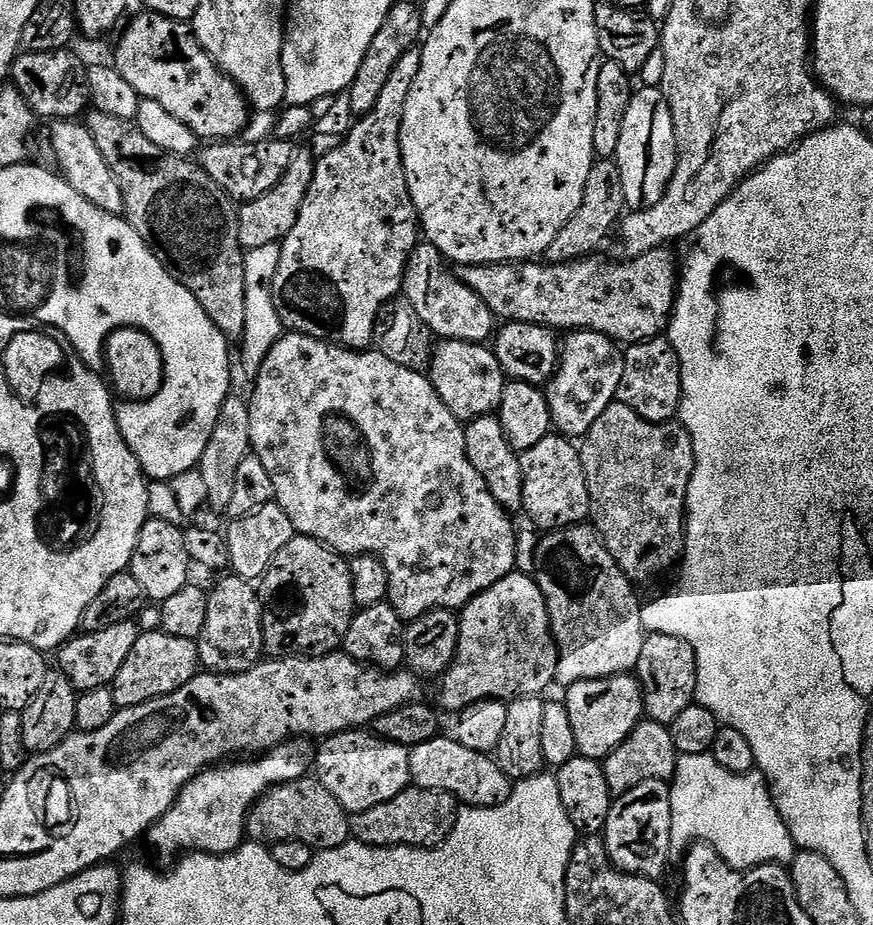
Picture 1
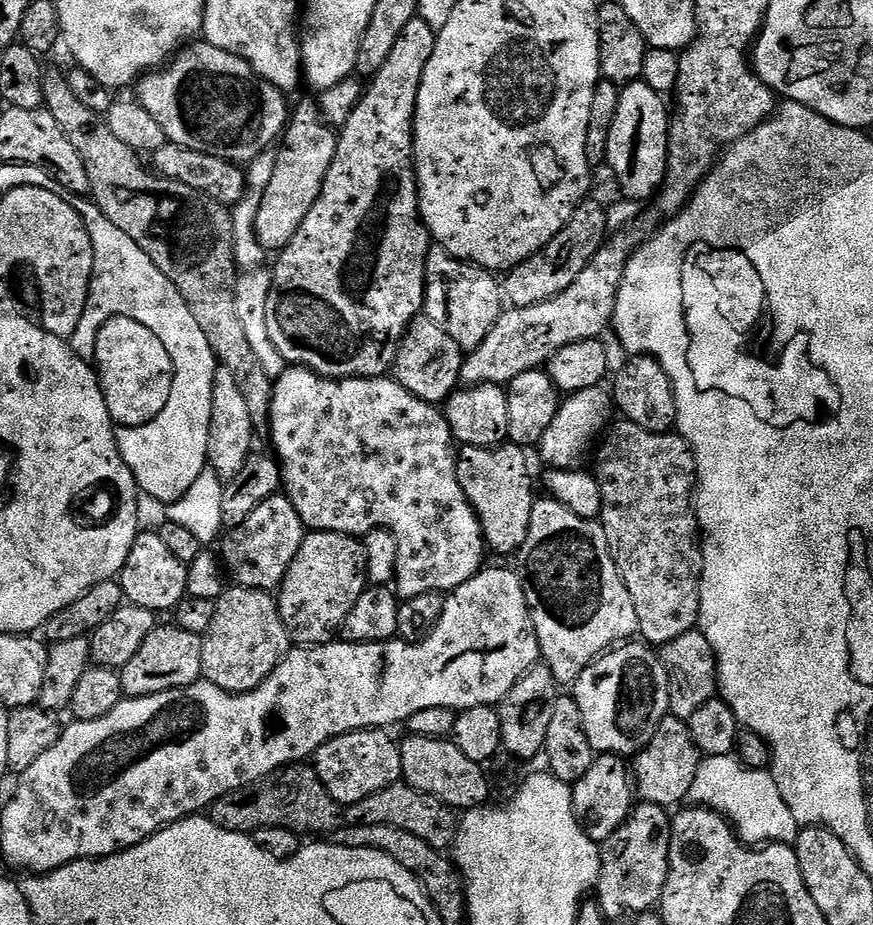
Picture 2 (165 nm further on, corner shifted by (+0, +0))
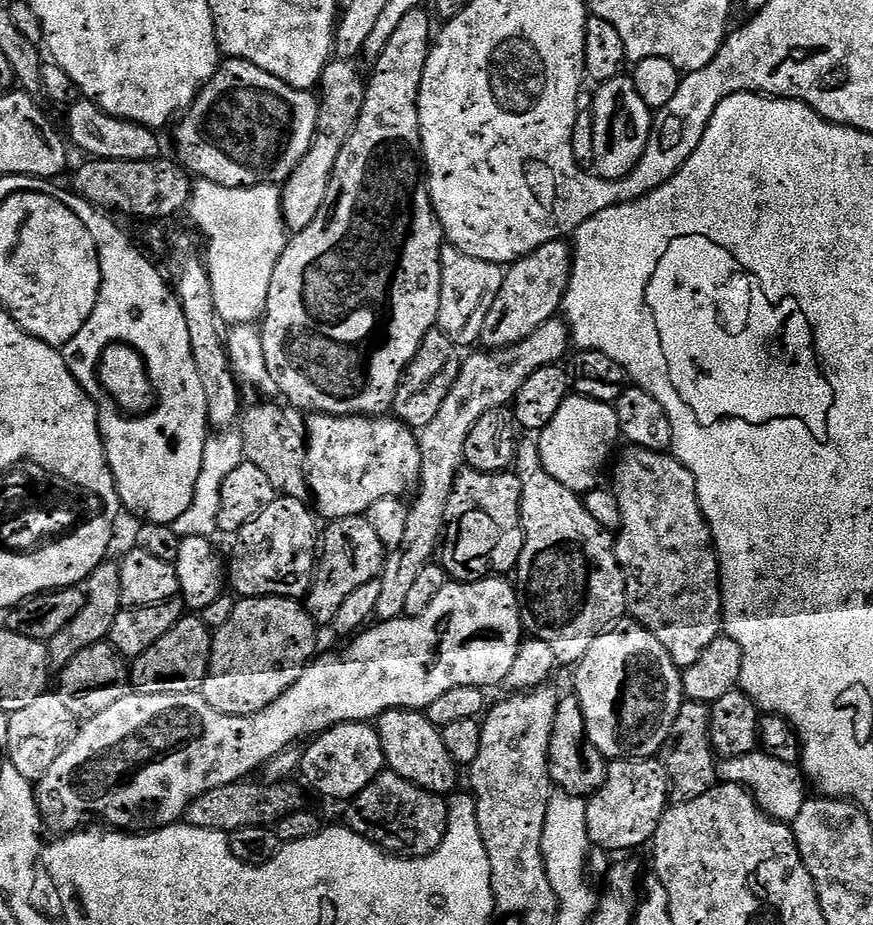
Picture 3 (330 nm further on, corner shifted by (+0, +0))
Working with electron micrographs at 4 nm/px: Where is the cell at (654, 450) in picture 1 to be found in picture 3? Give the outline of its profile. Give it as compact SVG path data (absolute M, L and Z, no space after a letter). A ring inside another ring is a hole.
M628 446L625 449L624 453L622 453L623 451L619 453L620 461L618 461L619 456L615 461L615 464L617 463L616 473L613 474L610 484L618 498L618 508L622 510L618 529L620 537L618 535L615 537L614 551L620 568L624 571L624 581L628 591L627 615L646 630L650 630L650 634L654 634L654 638L658 638L658 642L662 642L662 646L666 646L676 667L683 670L694 666L694 662L698 662L698 658L702 658L702 650L706 650L706 646L710 646L710 642L714 642L714 638L722 635L724 598L720 594L720 558L716 555L716 545L712 543L712 531L709 530L708 523L704 520L704 512L700 509L700 499L696 493L696 483L691 468L687 468L682 461L676 459L675 455L669 454L667 451L655 452L649 448L635 446Z

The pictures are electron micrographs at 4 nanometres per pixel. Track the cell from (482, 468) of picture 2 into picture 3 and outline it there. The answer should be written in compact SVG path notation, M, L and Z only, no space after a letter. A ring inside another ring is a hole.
M465 467L456 476L448 499L446 543L442 548L442 563L453 581L469 584L475 580L500 578L511 573L520 562L524 549L524 528L520 525L520 495L522 486L515 471L479 472Z

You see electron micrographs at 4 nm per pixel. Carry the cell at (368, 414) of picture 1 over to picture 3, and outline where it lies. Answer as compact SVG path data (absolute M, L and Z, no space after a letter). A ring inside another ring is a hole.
M325 412L309 415L306 420L306 447L308 449L308 484L310 496L321 517L331 522L338 518L363 516L374 502L391 496L400 498L420 483L422 454L417 433L391 415L383 416L327 416Z

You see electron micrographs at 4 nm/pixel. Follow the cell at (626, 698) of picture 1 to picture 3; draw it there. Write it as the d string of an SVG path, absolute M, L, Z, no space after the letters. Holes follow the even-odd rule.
M625 618L612 625L594 642L590 650L575 665L576 688L574 695L580 699L582 714L586 718L588 740L609 761L646 760L657 755L672 739L672 728L686 702L681 669L670 658L666 646L650 634L642 625L631 618Z

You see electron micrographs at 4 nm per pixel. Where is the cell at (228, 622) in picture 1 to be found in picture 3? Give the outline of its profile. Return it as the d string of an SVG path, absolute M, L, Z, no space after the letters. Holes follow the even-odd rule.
M254 596L237 599L234 614L226 626L215 629L212 638L212 653L208 663L208 677L204 680L202 694L214 710L231 716L249 716L266 710L270 702L277 700L308 669L316 659L316 631L318 625L307 607L300 600L287 600L285 596Z

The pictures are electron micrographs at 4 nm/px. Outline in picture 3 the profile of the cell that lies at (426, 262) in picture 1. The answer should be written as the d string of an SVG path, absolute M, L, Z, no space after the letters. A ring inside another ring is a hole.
M445 243L440 251L442 266L442 302L440 303L439 331L445 332L457 346L477 343L482 334L482 326L486 326L486 314L490 314L490 306L494 306L494 298L498 298L498 290L502 290L505 269L494 262L482 262L482 258L472 258L464 254L450 243Z

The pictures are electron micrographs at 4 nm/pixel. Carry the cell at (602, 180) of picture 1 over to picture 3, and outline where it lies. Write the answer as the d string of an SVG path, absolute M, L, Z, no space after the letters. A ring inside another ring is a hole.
M567 239L546 242L516 263L507 265L502 290L486 314L486 326L482 326L480 340L485 349L509 348L534 334L538 326L553 319L561 311L564 295L572 277L573 245Z

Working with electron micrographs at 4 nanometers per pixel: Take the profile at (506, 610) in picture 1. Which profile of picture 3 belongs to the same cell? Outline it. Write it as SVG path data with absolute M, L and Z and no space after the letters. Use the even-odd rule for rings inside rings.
M489 578L487 580L475 580L469 584L449 582L437 594L434 602L430 602L430 606L426 606L426 610L422 610L422 614L418 614L417 616L403 615L398 620L381 620L373 623L371 626L363 629L351 641L353 644L341 656L317 655L316 659L308 665L308 669L298 678L298 682L294 682L294 686L290 686L290 690L286 690L286 694L282 694L277 700L270 702L270 706L266 706L266 710L258 710L258 714L250 714L249 716L222 714L218 710L214 710L214 706L210 706L210 702L206 702L206 698L200 692L191 692L190 694L154 694L153 696L129 694L123 696L121 700L114 702L114 706L102 710L102 714L83 721L77 727L76 737L72 739L70 746L66 746L66 750L62 750L62 754L58 754L58 762L54 762L54 766L50 766L50 770L46 770L44 777L35 785L36 805L40 808L43 823L47 827L49 824L56 831L53 833L56 834L67 834L77 831L83 825L80 823L87 816L97 816L100 820L109 820L112 823L109 825L116 830L155 830L157 828L165 828L168 824L177 823L187 813L190 805L202 794L206 794L218 786L226 786L227 784L235 784L243 781L245 778L251 777L248 776L251 772L259 773L268 761L274 759L279 752L289 751L295 745L292 743L295 740L302 739L303 736L315 738L327 728L333 728L339 724L372 722L379 718L383 712L389 712L395 708L427 710L430 702L435 702L440 695L447 694L448 691L454 690L458 686L478 686L485 690L491 690L495 684L505 683L508 680L510 670L514 670L514 658L518 658L520 642L526 632L522 619L521 597L518 595L517 589L511 583L508 585L506 581L507 579L504 578Z

